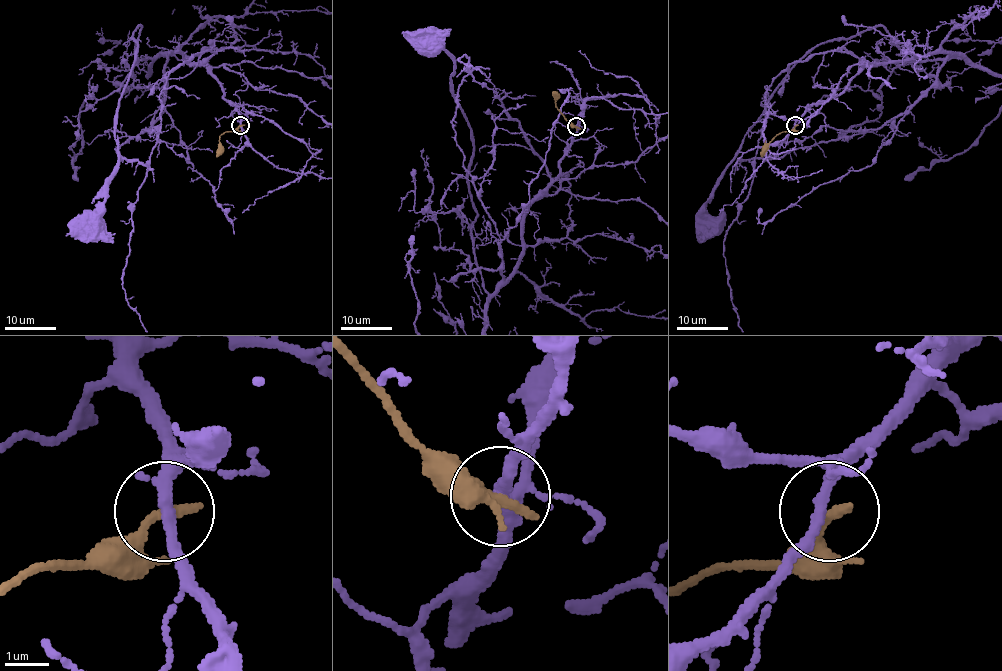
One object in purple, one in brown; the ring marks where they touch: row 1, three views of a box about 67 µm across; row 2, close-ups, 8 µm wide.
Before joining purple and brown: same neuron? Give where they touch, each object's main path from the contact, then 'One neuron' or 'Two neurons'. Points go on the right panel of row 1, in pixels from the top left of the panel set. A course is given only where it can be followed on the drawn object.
Place: (795, 125). Course of purple: (795, 125), (863, 65), (962, 56), (911, 60), (882, 26), (817, 44), (745, 136), (705, 203), (709, 224). Course of brown: (795, 125), (774, 137), (760, 156). Two neurons

